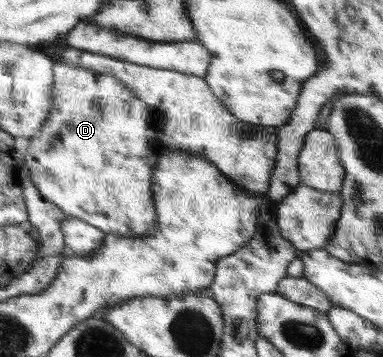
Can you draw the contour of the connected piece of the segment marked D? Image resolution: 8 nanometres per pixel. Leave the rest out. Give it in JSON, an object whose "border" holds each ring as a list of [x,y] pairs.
{"border":[[[58,62],[55,66],[55,97],[53,100],[53,114],[49,114],[49,121],[45,123],[38,137],[31,138],[28,148],[25,151],[21,169],[25,167],[31,172],[31,180],[35,182],[41,194],[51,202],[55,202],[66,216],[77,217],[90,223],[91,225],[101,229],[111,235],[117,237],[141,237],[141,235],[149,235],[157,223],[156,207],[153,204],[153,192],[151,192],[151,177],[153,177],[153,169],[157,165],[157,160],[162,153],[165,153],[167,147],[157,137],[157,133],[151,129],[149,121],[148,105],[141,101],[134,90],[130,90],[122,81],[108,74],[101,74],[90,71],[89,69],[77,68],[65,62]]]}

